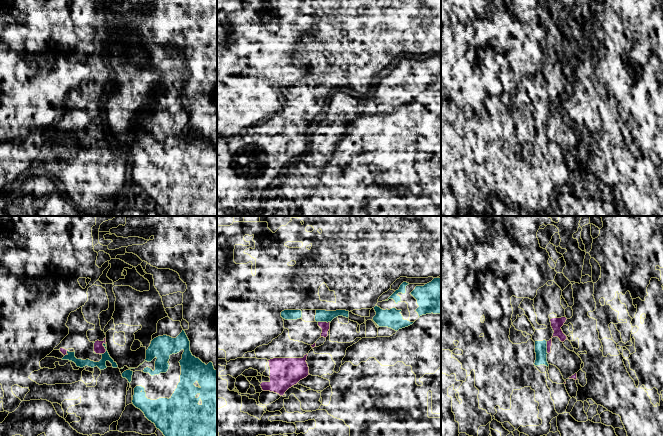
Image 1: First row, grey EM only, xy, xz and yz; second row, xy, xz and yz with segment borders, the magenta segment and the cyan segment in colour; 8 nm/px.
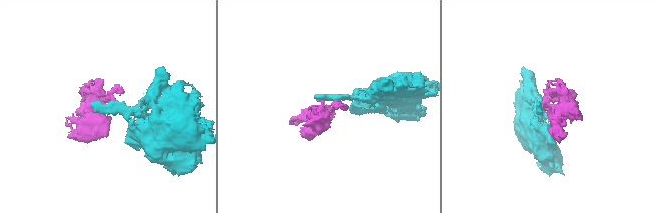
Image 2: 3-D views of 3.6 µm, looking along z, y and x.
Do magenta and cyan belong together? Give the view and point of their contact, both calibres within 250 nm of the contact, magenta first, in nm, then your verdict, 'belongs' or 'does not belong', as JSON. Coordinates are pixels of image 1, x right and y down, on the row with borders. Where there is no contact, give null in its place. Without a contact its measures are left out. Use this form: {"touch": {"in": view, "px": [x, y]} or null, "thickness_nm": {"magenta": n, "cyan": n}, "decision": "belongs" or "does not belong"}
{"touch": {"in": "xy", "px": [105, 349]}, "thickness_nm": {"magenta": 80, "cyan": 70}, "decision": "does not belong"}

